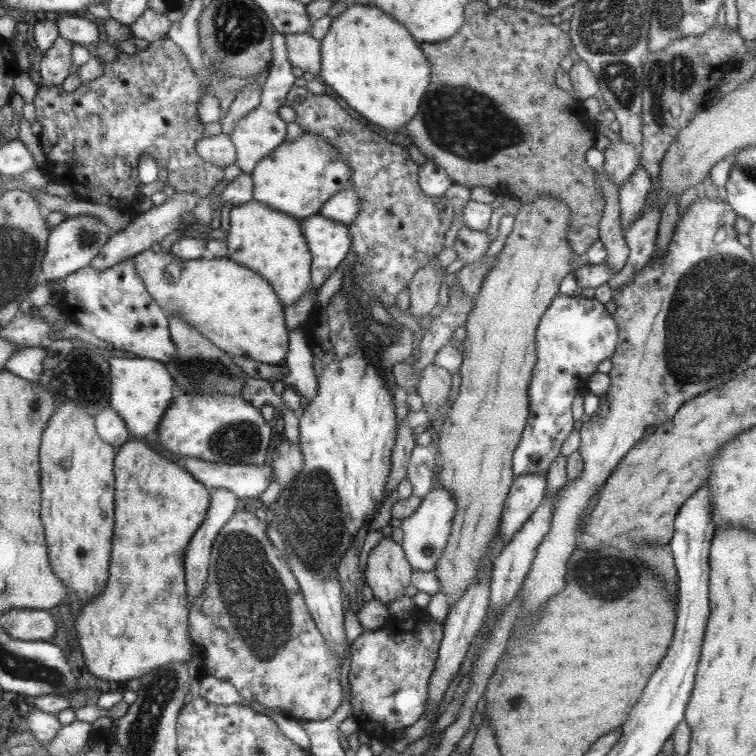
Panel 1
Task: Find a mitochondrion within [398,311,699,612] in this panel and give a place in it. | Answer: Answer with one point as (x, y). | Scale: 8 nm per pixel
(590, 566)

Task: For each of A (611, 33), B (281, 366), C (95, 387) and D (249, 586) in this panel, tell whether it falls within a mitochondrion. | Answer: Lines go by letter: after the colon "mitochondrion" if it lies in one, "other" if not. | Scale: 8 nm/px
A: mitochondrion
B: other
C: other
D: mitochondrion

